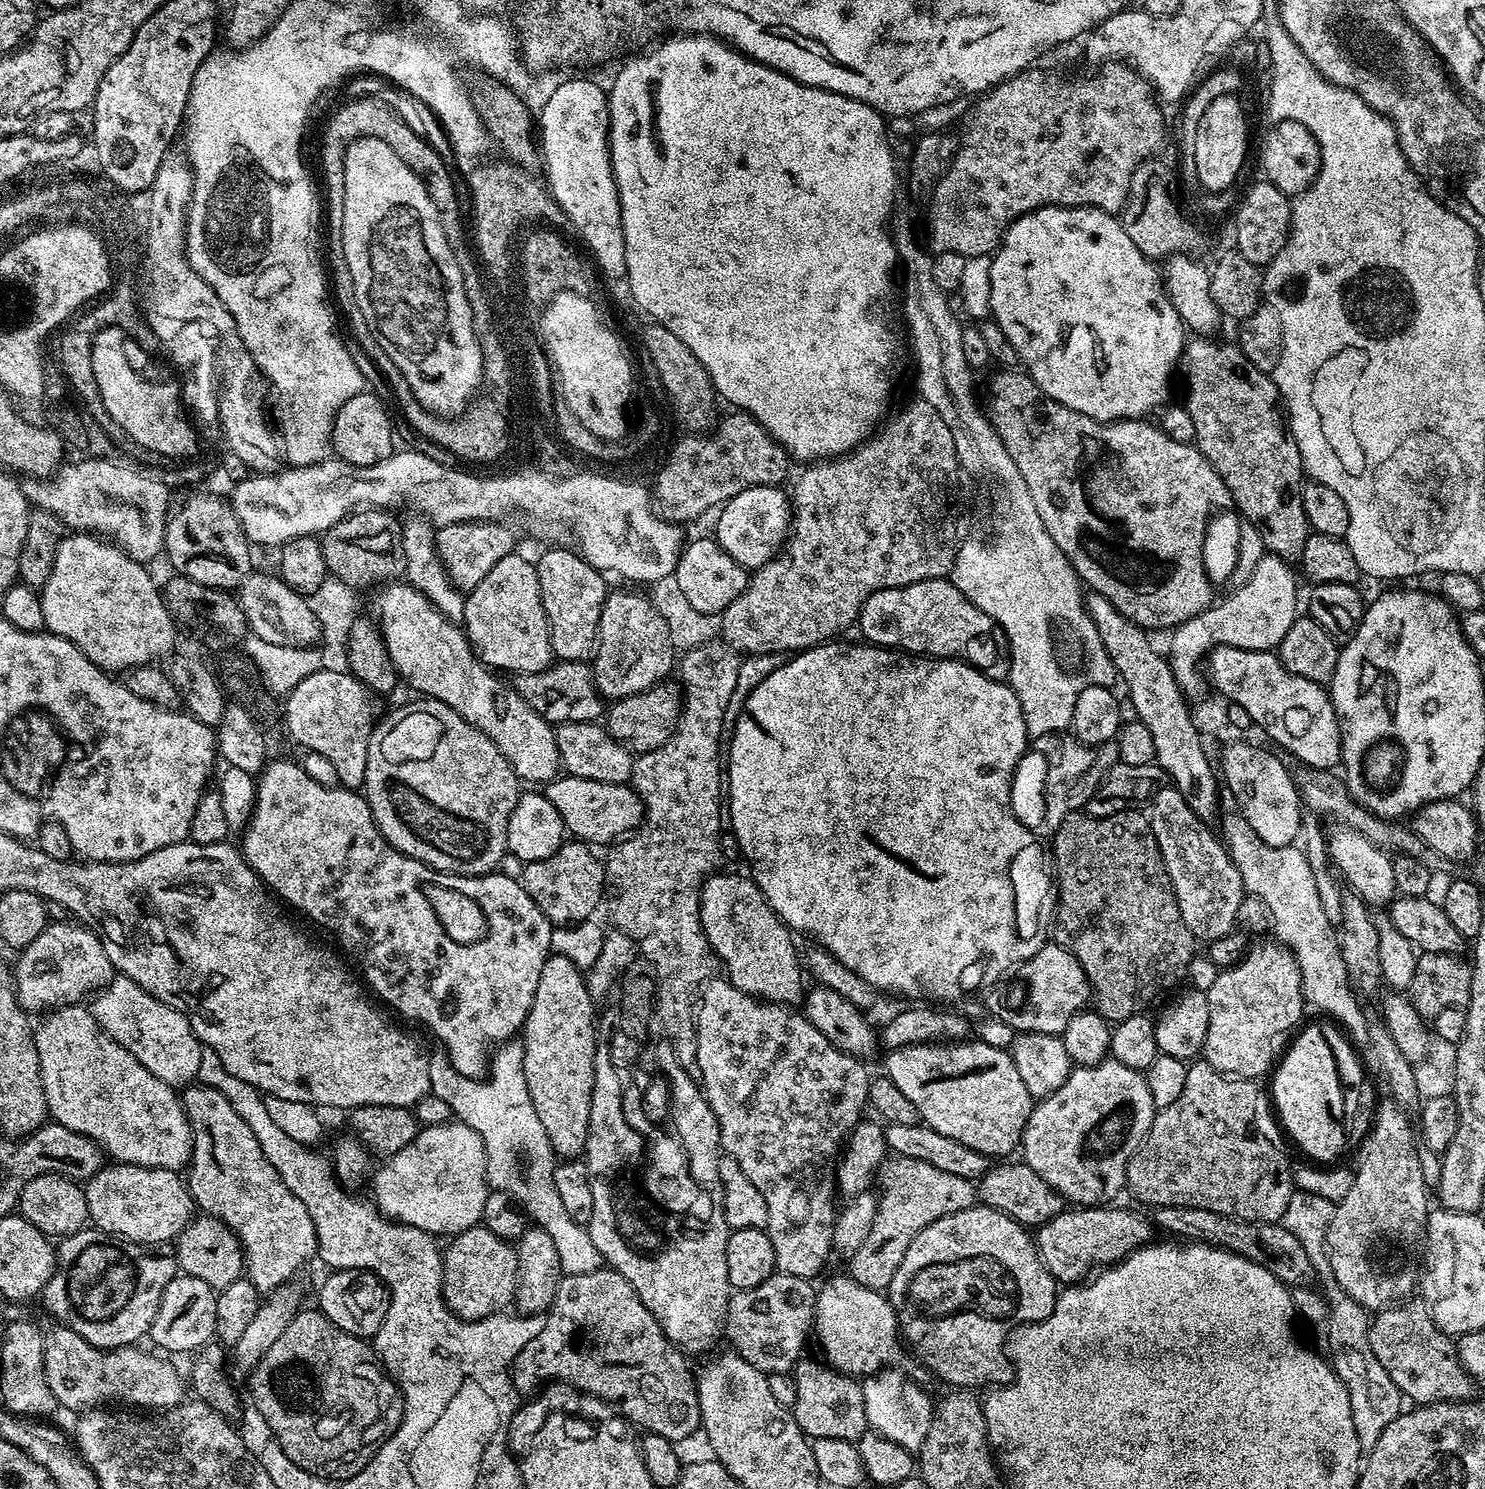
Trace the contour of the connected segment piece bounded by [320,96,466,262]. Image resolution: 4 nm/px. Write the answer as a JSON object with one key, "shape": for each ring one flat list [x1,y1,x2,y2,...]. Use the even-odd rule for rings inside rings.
{"shape":[[364,96,361,100,352,100,349,104,344,104,328,120,328,125,324,128,324,145,320,148,320,168,328,176,339,177,344,167,344,155,346,150,354,141,363,136,373,136,398,154,410,170,424,181,428,187,430,198,434,206,440,212,440,221,444,227,446,238,454,250,456,259,464,262,465,248,461,244,461,239,466,235,466,228,460,221,460,200,456,197,456,184,452,181,452,172,448,169,448,164,436,153,436,148,432,144,427,144,390,105,384,100,375,100,372,96]]}

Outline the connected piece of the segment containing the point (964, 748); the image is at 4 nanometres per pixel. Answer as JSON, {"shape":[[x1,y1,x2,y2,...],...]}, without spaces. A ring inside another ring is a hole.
{"shape":[[825,642,816,645,815,648,805,648,803,652,795,653,791,658,785,659,784,665,780,669,774,670,746,698,744,709,737,720,737,725,734,726,733,738,726,744,726,772,730,776,730,794,726,803,730,806,730,818,732,819,730,832,736,836,740,843,739,851,752,863,751,879,755,880,764,897,767,898,768,905,774,909,777,916,793,933,799,934,801,932,802,935,816,940,812,942,815,942,837,959,842,966,848,967,858,978,864,979,872,988,881,993,897,992,900,996,913,996,916,999,913,1001,916,1002,944,1002,940,1000,956,1000,963,992,972,992,975,988,982,987,981,989,983,989,985,986,995,985,999,981,996,979,1007,968,1013,967,1012,969,1015,969,1024,961,1029,960,1040,949,1042,943,1041,940,1028,940,1028,944,1024,944,1024,940,1020,940,1020,936,1028,936,1028,932,1032,932,1032,924,1016,924,1016,900,1020,900,1020,904,1024,904,1024,908,1028,908,1028,912,1036,912,1036,904,1040,904,1040,896,1045,896,1050,890,1049,873,1047,876,1043,866,1036,864,1036,848,1032,845,1033,829,1023,825,1015,817,1011,808,1012,775,1019,760,1030,748,1030,737,1026,730,1022,706,1007,683,986,678,978,669,973,668,971,664,963,660,905,654,900,650,882,648,867,642,859,642,860,644,836,643,840,642],[1024,868,1032,868,1032,872,1023,876]]}

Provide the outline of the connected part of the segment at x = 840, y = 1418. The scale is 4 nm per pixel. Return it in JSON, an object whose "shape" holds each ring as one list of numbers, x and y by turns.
{"shape":[[801,1359,794,1369,798,1386,794,1415,798,1426,809,1438,859,1441,860,1437,869,1431,863,1387,853,1377,845,1376,827,1363,817,1360]]}

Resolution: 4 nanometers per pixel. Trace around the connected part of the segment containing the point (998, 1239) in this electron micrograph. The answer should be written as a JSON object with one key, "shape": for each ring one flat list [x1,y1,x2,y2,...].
{"shape":[[973,1206,962,1210,958,1214,950,1214,946,1218,942,1218,938,1222,928,1224,914,1238,914,1242,910,1242,910,1246,906,1250,906,1264,920,1264,920,1268,916,1268,910,1278,906,1280,902,1294,898,1288,889,1286,886,1289,888,1301,892,1304,892,1309,896,1312,896,1322,898,1325,899,1335,902,1337,903,1343,912,1347,912,1352,937,1376,940,1380,945,1380,951,1387,956,1390,976,1390,972,1388,980,1388,983,1384,987,1386,1003,1386,1011,1381,1014,1375,1013,1365,1010,1363,1009,1357,1006,1355,1006,1345,1008,1337,1016,1331,1017,1328,1023,1328,1030,1324,1037,1324,1039,1320,1045,1318,1054,1310,1056,1298,1058,1295,1058,1282,1046,1270,1046,1266,1040,1260,1040,1251,1036,1249,1036,1242,1033,1233,1025,1228,1023,1224,1018,1223,1014,1218,1010,1218,1006,1214,1002,1214,996,1208,986,1208,983,1206]]}

